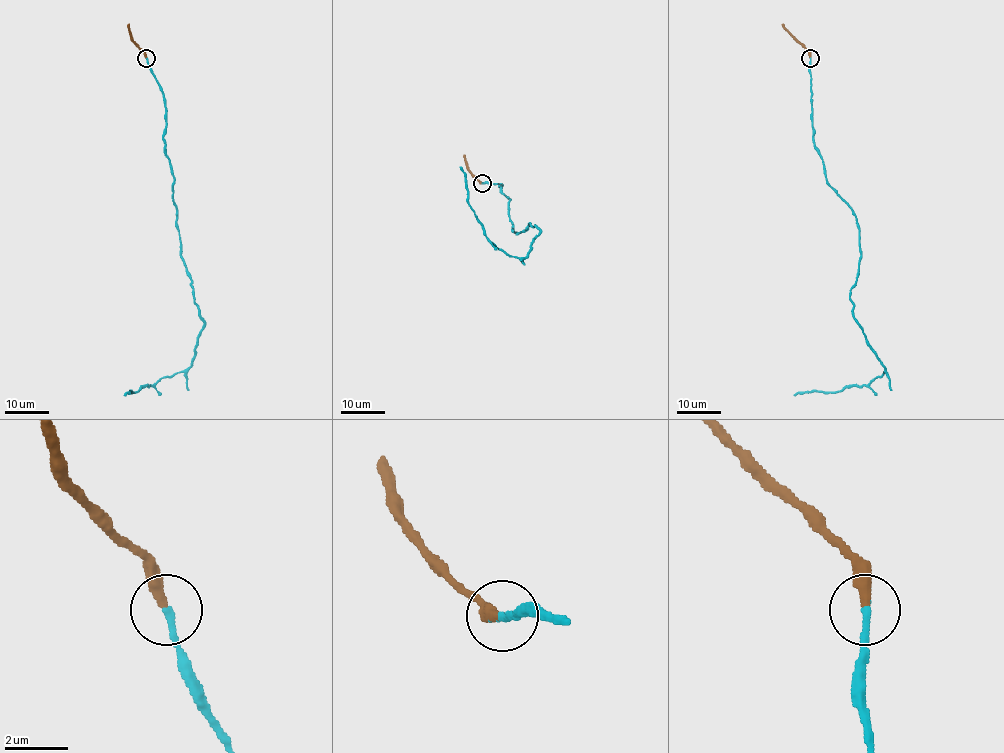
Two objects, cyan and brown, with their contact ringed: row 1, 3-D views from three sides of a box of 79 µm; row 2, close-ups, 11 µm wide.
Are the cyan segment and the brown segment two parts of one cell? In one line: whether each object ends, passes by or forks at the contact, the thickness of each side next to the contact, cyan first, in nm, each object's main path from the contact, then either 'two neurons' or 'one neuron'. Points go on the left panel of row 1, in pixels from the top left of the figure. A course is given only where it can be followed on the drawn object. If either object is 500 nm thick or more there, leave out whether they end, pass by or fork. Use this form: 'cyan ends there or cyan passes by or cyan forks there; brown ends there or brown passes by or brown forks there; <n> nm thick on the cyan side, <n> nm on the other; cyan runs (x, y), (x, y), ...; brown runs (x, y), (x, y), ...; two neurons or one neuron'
cyan ends there; brown ends there; 220 nm thick on the cyan side, 360 nm on the other; cyan runs (146, 58), (163, 94), (166, 122), (163, 140), (174, 183), (180, 257), (204, 325), (188, 368), (123, 395); brown runs (146, 57), (132, 39), (129, 23); one neuron

